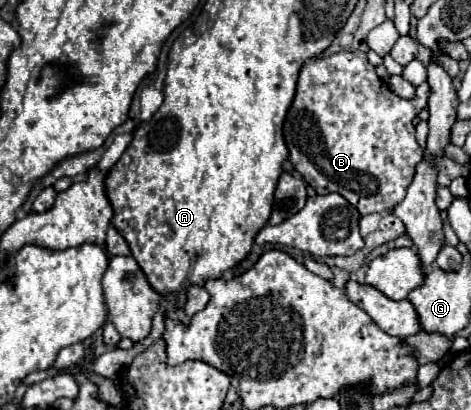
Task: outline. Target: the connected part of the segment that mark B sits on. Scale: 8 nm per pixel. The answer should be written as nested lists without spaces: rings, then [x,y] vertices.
[[[344,50],[328,58],[312,58],[300,70],[296,98],[284,122],[284,138],[290,150],[290,162],[306,180],[306,184],[310,184],[318,194],[342,192],[342,196],[356,206],[362,216],[372,212],[390,212],[404,200],[416,162],[422,158],[422,148],[416,142],[412,118],[424,108],[426,100],[426,82],[410,100],[396,96],[390,86],[378,78],[374,66],[360,50]]]

